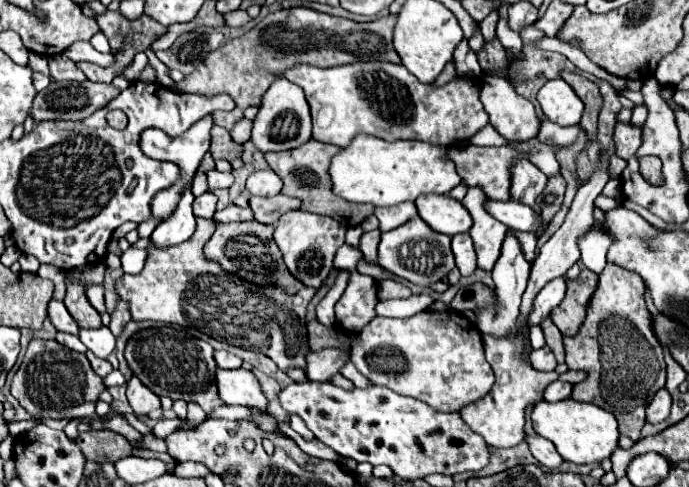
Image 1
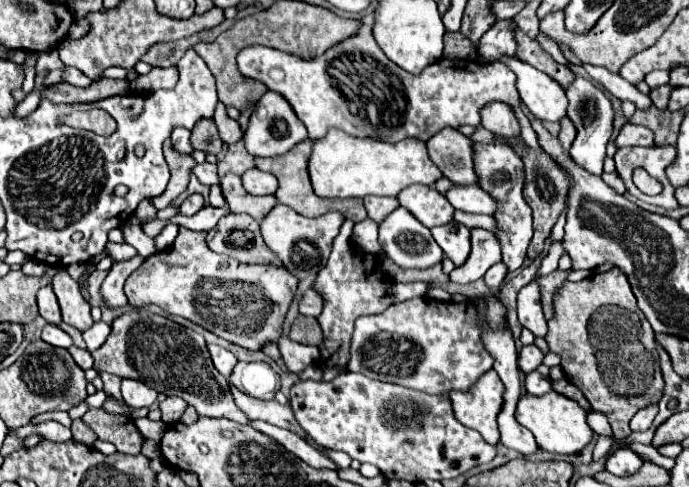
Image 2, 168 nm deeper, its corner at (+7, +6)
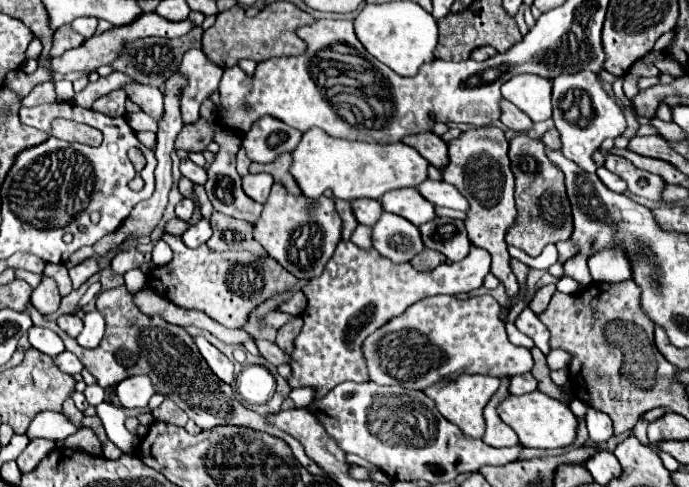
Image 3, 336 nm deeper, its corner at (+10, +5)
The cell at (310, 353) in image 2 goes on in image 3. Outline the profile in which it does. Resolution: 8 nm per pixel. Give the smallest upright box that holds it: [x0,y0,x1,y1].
[255,340,290,366]

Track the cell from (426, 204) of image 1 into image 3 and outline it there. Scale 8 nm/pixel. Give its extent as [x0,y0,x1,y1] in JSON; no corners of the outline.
[380,188,434,226]

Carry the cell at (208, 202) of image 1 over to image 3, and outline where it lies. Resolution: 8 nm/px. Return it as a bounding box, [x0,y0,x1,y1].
[176,198,194,222]

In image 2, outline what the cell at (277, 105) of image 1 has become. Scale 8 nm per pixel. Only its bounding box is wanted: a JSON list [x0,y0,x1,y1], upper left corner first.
[245,91,307,157]

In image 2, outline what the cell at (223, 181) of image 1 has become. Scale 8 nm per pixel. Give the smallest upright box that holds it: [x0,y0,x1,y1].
[193,163,219,185]

